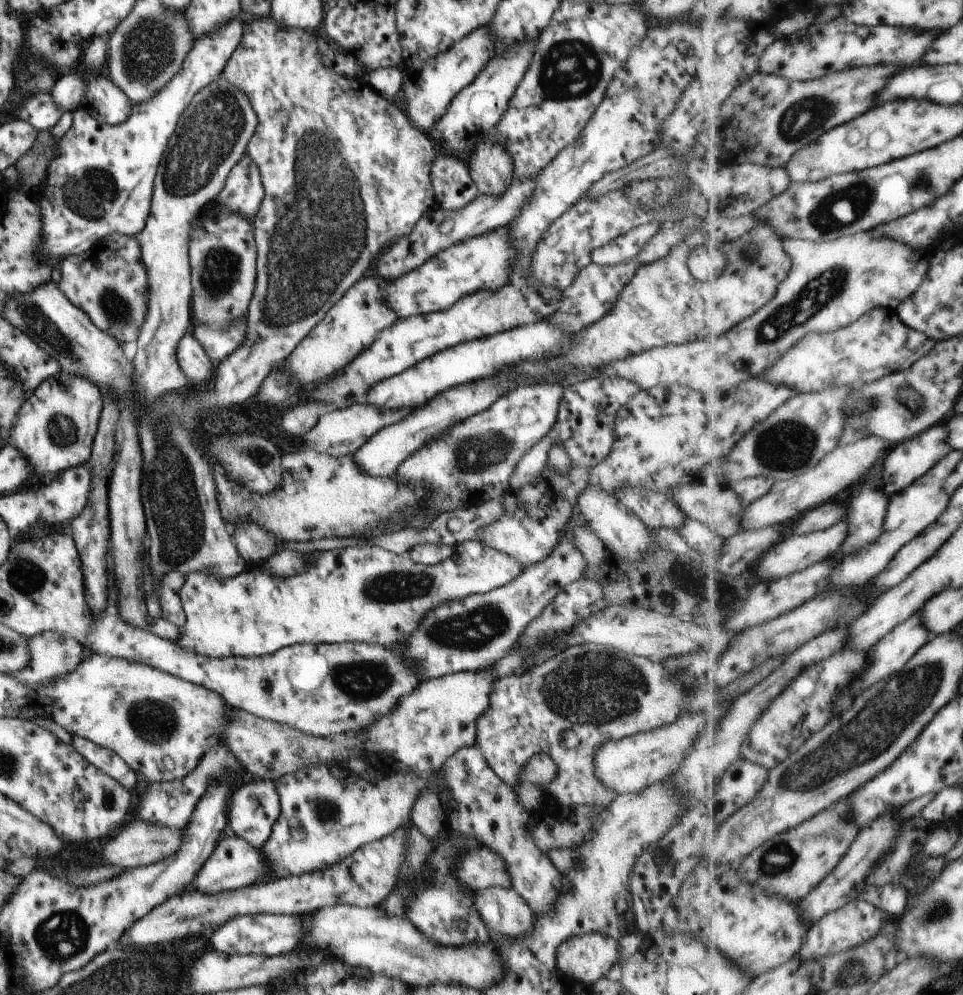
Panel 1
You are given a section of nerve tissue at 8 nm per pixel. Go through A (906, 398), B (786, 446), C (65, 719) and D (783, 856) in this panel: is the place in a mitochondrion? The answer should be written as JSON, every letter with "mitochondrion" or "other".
{"A":"mitochondrion","B":"mitochondrion","C":"other","D":"mitochondrion"}

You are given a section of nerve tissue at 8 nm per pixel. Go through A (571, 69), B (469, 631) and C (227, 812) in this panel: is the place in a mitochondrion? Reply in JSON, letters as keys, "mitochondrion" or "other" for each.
{"A":"mitochondrion","B":"mitochondrion","C":"other"}

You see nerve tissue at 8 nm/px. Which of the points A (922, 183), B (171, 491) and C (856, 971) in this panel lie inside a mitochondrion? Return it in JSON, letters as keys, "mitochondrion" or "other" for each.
{"A":"mitochondrion","B":"mitochondrion","C":"mitochondrion"}

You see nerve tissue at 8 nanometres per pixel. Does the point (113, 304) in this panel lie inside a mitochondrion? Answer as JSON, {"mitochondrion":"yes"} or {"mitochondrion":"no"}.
{"mitochondrion":"yes"}

